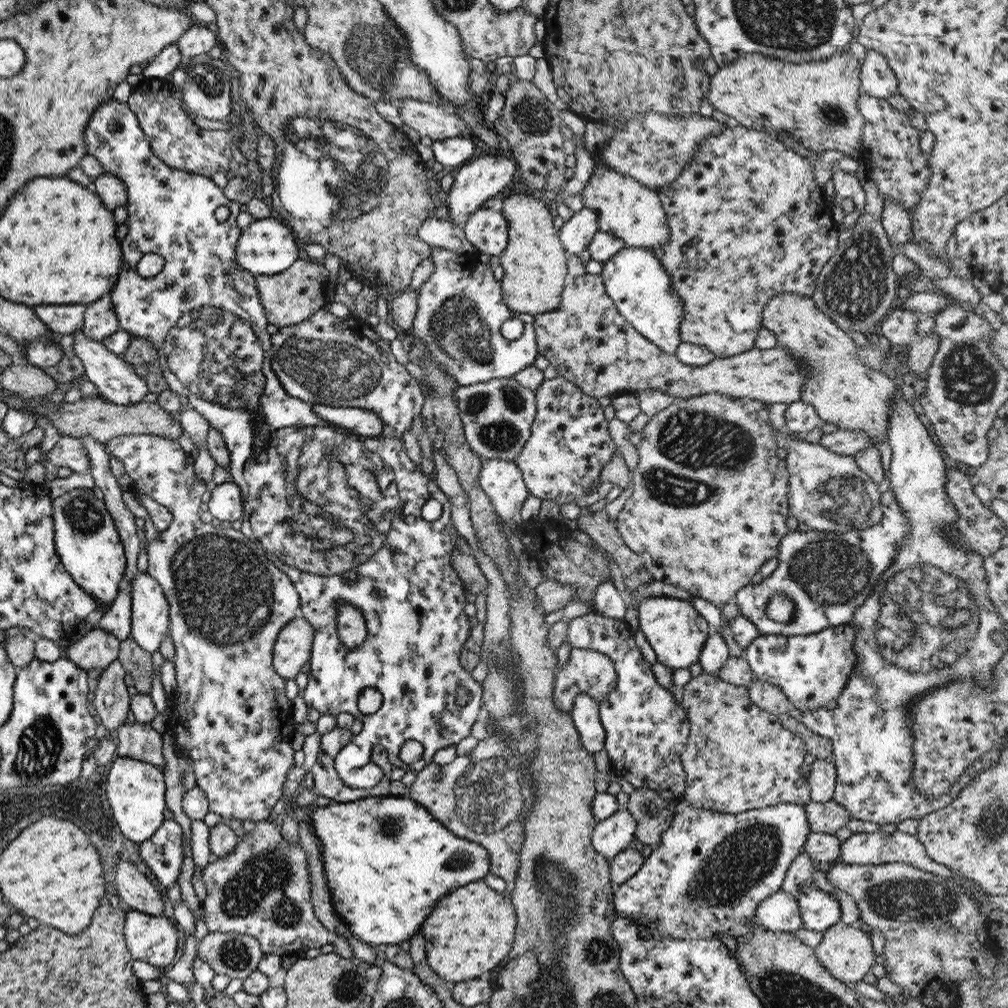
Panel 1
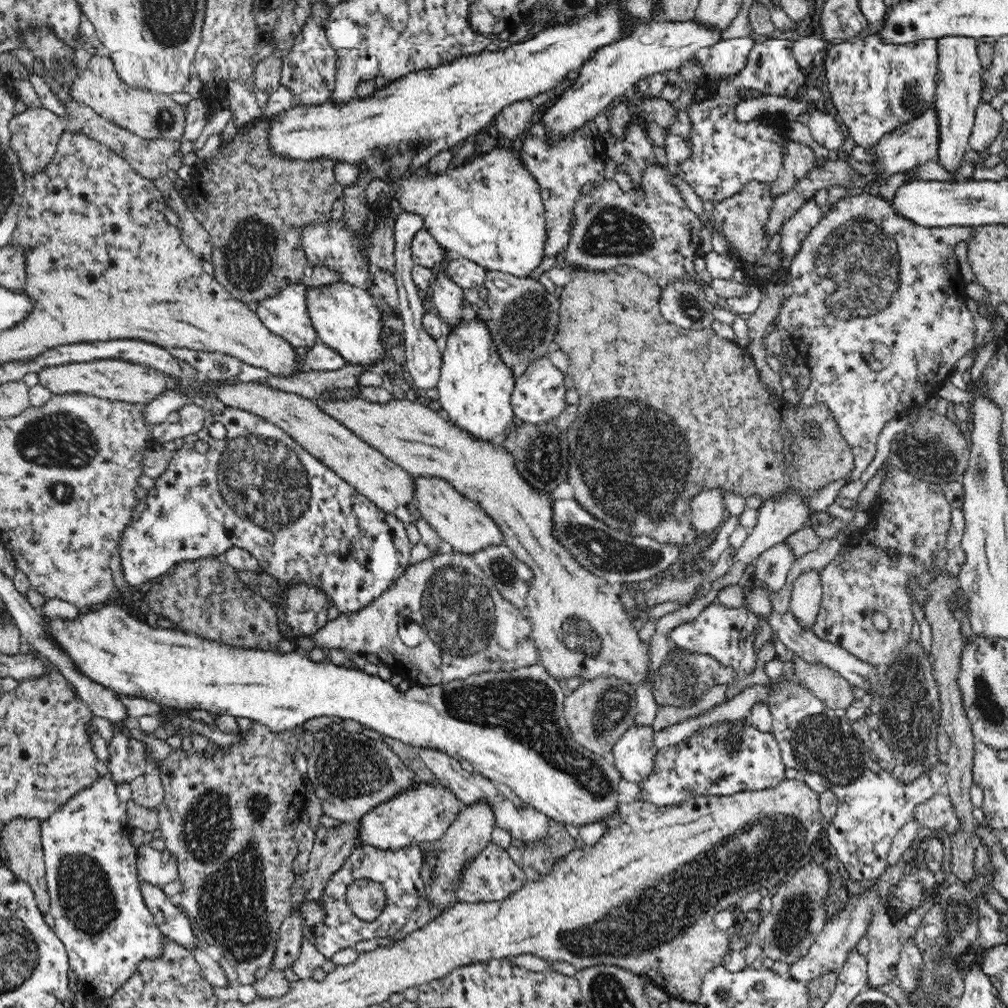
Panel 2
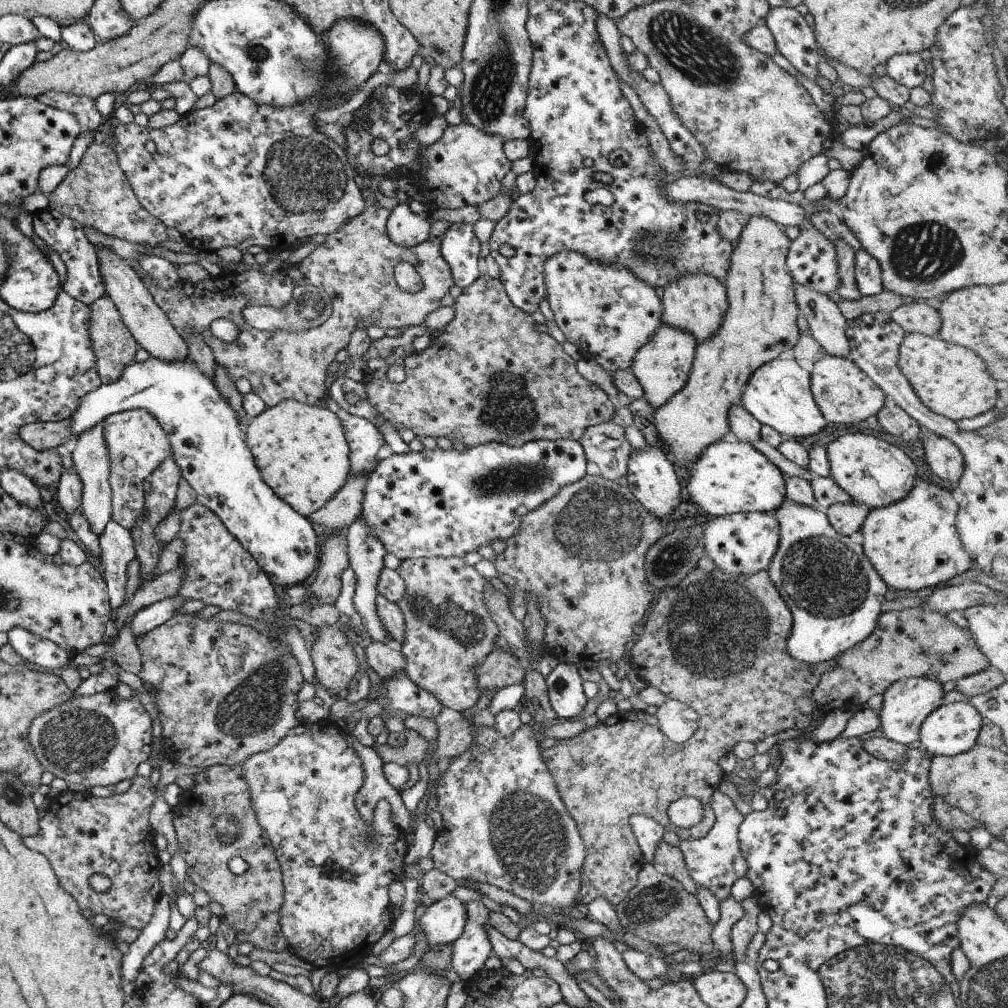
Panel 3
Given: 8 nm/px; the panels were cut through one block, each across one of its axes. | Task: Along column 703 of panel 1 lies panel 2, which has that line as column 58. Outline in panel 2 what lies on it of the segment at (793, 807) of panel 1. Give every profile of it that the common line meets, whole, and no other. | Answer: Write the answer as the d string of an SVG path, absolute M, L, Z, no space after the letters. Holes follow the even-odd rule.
M105 767L90 788L78 792L40 824L40 838L45 862L45 879L49 892L49 913L55 920L54 932L63 942L69 968L79 979L89 998L111 997L125 980L136 972L144 959L155 957L166 943L166 937L150 914L142 896L138 874L138 849L130 842L133 828L129 824L128 805L116 792L117 782Z

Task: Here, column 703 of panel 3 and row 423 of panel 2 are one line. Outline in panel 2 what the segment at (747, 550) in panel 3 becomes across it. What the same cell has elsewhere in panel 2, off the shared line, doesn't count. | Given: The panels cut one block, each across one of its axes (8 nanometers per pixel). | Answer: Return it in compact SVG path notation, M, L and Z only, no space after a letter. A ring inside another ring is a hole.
M548 357L540 358L532 363L524 371L523 375L515 378L515 385L510 397L510 402L513 408L513 413L517 423L533 424L548 424L557 418L566 410L566 380L565 373L558 370Z

